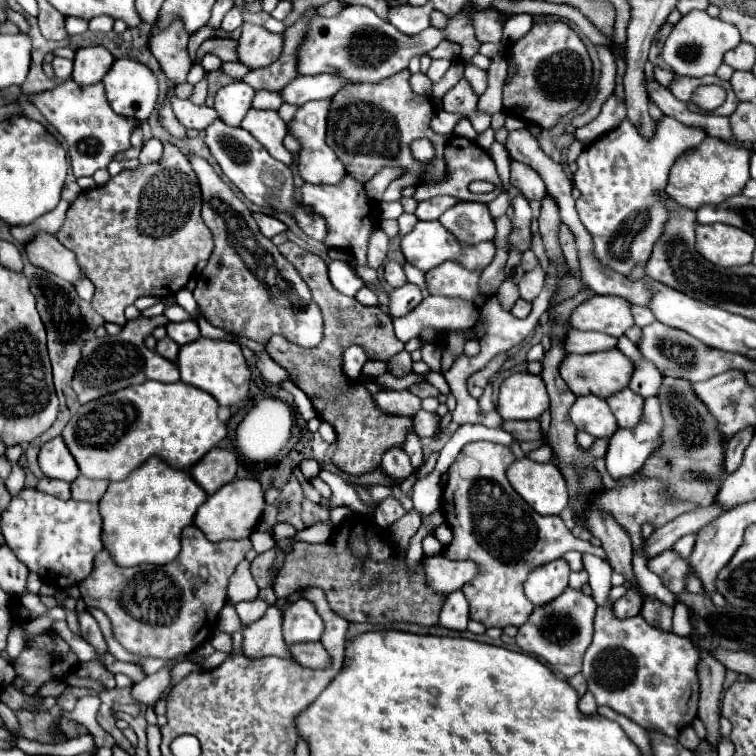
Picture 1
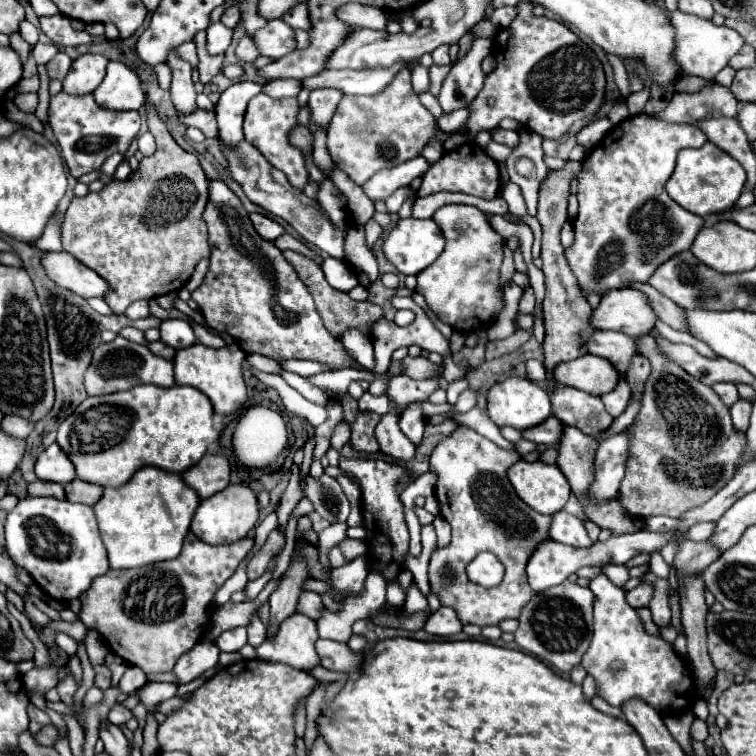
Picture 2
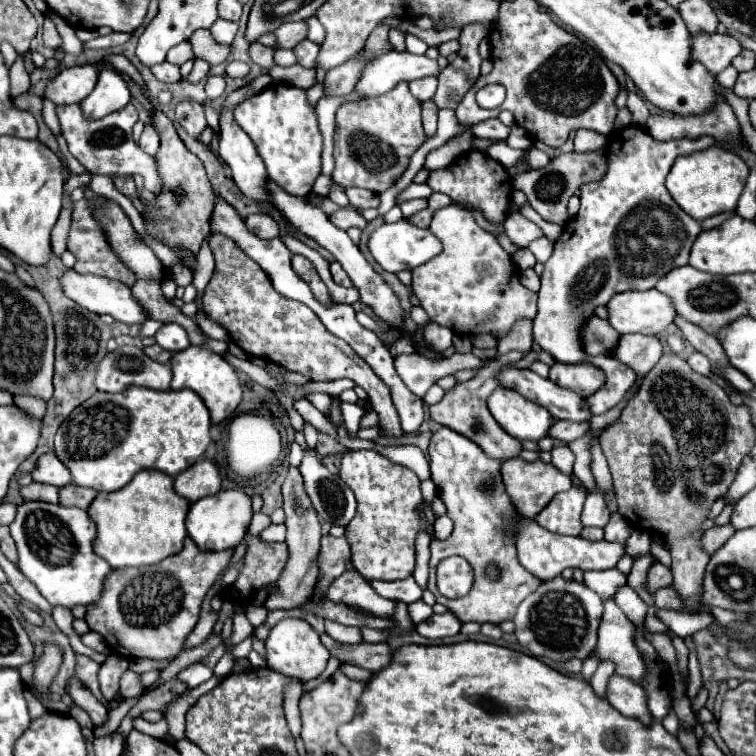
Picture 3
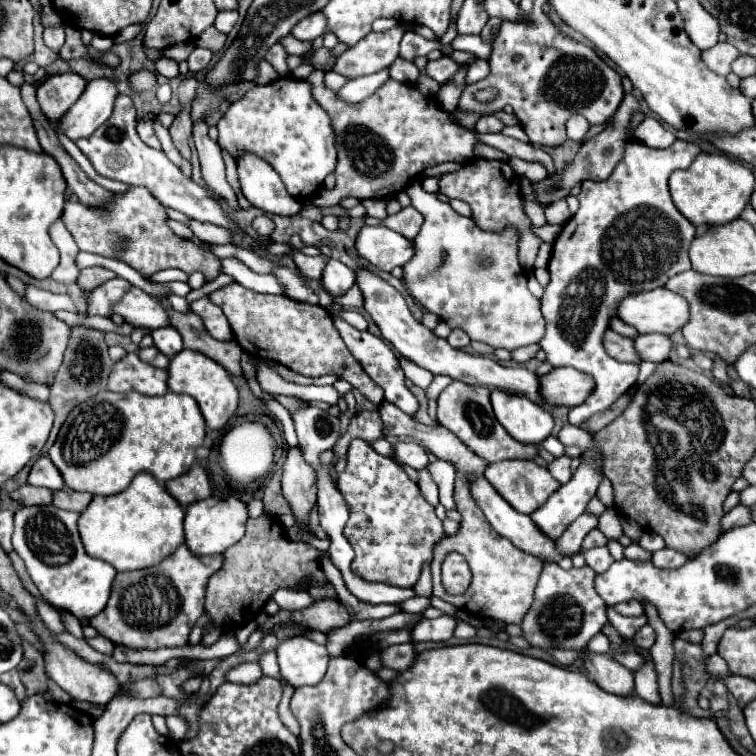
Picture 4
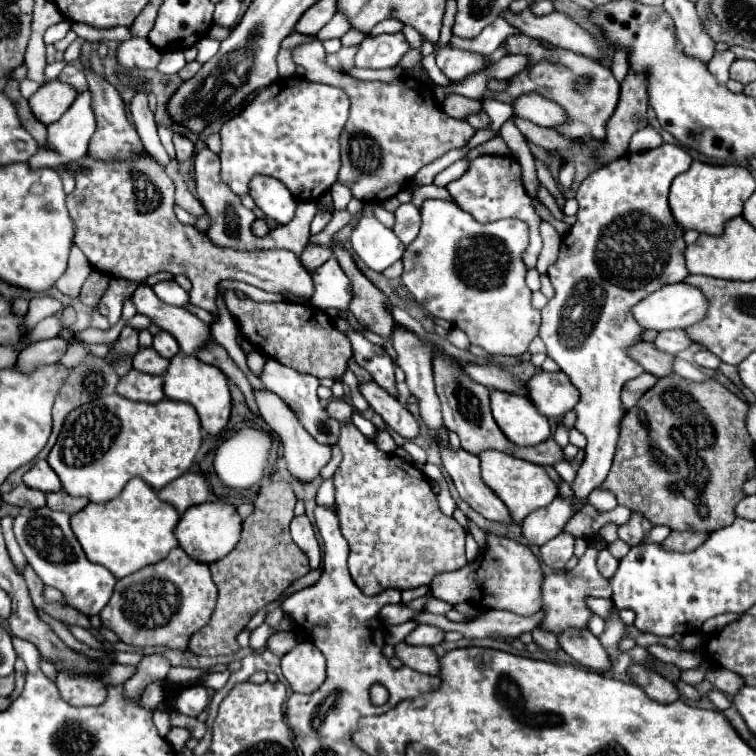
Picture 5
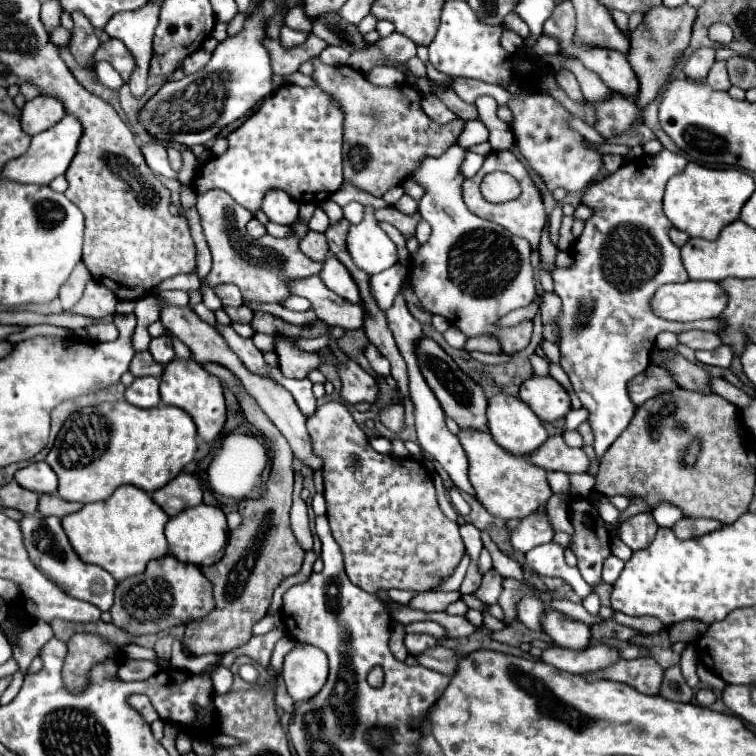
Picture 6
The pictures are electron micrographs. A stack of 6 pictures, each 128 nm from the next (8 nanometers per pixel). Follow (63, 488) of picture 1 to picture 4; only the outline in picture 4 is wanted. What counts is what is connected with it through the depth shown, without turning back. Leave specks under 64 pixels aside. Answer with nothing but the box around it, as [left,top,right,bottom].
[10,484,52,506]

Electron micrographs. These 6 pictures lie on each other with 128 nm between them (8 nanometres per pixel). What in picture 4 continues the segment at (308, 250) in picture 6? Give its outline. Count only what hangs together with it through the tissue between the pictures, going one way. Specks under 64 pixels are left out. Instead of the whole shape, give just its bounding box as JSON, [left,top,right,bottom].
[292,252,328,280]

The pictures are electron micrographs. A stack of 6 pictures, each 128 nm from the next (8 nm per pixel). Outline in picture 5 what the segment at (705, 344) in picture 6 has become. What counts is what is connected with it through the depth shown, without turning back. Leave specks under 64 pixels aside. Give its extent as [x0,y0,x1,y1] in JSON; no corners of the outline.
[654,330,702,356]

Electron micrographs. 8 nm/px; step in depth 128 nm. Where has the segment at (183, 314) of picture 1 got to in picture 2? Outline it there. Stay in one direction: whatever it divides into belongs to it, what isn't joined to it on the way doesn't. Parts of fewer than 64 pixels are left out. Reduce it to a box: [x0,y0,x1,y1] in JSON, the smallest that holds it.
[191,320,226,349]

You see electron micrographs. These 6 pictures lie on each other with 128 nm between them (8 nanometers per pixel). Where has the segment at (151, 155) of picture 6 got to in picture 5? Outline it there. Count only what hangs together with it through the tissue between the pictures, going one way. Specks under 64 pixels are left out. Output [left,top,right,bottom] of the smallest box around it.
[130,90,170,168]

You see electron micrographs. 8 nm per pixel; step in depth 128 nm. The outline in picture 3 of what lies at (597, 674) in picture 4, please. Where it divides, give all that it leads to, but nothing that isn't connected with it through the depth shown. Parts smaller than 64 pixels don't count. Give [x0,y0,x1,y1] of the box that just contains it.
[606,674,652,724]

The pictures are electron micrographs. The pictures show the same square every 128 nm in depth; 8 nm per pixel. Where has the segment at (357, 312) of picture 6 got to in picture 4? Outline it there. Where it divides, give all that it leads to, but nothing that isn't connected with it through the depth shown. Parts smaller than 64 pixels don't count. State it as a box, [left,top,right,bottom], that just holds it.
[62,188,232,342]

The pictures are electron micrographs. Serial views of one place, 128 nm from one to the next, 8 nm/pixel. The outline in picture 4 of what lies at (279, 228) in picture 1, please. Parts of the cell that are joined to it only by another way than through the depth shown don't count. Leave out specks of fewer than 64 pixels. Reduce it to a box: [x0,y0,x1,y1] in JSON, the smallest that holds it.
[252,216,274,238]

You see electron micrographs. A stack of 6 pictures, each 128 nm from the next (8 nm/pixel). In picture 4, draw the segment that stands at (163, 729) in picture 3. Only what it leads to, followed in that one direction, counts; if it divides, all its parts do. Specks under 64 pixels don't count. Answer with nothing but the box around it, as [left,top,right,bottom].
[166,716,188,740]

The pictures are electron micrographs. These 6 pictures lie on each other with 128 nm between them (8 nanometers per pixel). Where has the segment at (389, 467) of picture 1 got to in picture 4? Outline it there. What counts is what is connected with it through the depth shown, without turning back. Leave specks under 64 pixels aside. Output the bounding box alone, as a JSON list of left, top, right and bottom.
[210,282,384,406]

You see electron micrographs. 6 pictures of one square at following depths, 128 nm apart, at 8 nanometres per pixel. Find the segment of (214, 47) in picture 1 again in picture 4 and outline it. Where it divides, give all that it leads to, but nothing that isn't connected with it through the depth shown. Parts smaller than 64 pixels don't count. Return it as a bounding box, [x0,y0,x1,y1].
[164,44,290,76]

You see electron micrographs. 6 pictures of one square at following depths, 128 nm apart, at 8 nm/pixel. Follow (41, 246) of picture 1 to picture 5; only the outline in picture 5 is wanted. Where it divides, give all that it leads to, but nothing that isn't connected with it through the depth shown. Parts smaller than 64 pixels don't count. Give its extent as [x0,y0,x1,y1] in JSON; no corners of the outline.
[132,286,212,354]

